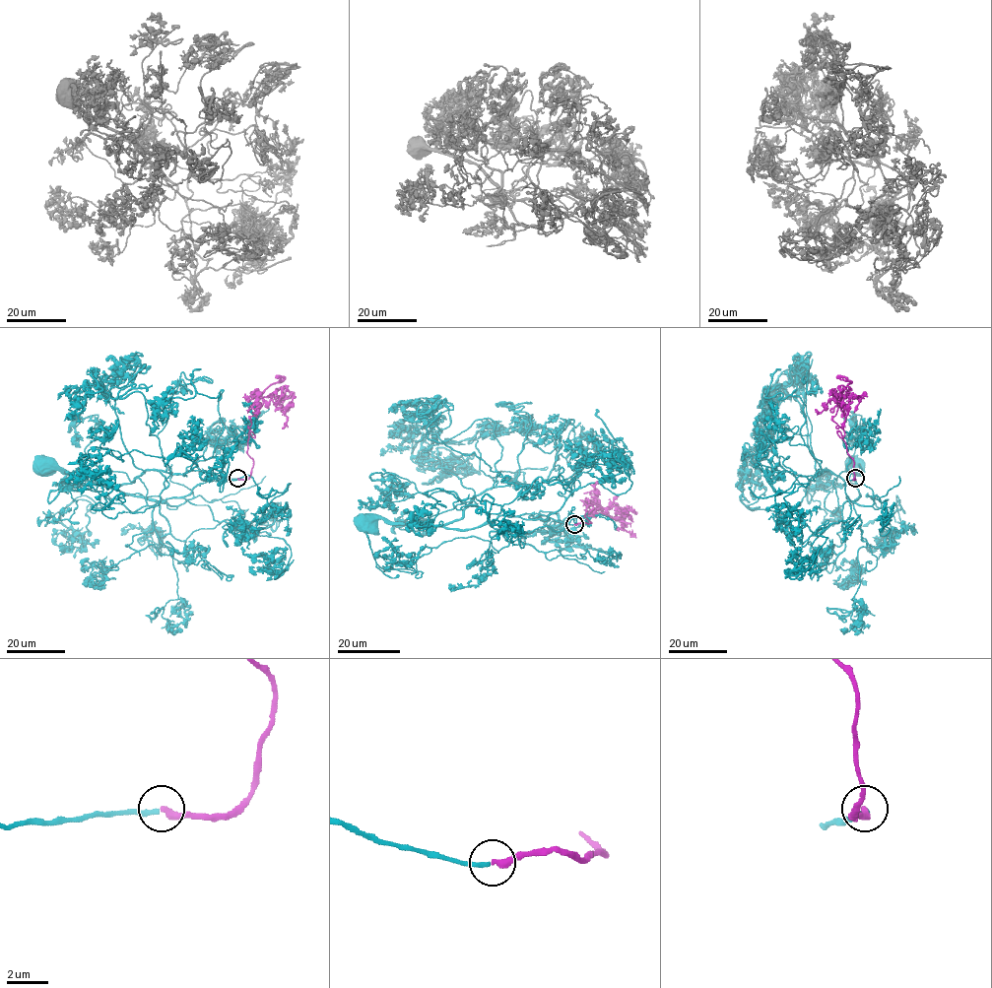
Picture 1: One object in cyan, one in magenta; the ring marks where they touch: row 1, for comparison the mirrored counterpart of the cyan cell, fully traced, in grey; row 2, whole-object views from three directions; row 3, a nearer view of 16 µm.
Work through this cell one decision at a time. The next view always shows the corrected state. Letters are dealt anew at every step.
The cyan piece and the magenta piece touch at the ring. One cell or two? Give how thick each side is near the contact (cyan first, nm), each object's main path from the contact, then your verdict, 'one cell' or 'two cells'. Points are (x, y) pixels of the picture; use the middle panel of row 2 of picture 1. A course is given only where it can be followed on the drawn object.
220 nm thick on the cyan side, 320 nm on the other; cyan runs (573, 524), (545, 515), (522, 513), (499, 515), (480, 525), (461, 529), (389, 524), (380, 518), (367, 525); magenta runs (574, 524), (591, 523), (588, 499), (615, 506), (634, 536); one cell

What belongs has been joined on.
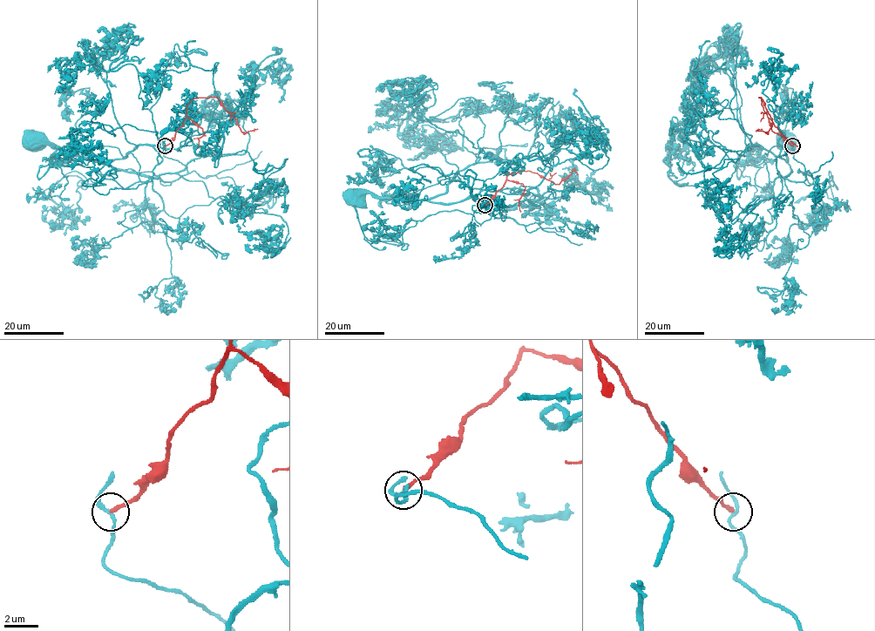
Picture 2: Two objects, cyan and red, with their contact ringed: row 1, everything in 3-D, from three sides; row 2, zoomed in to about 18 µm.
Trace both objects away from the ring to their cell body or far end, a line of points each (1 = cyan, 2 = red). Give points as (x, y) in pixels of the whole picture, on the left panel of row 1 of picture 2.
1: (165, 145), (163, 154), (186, 167), (186, 174), (172, 181), (115, 170), (53, 148), (40, 137), (36, 138)
2: (165, 145), (183, 125), (187, 105), (197, 98), (216, 97), (235, 118), (243, 132), (258, 129)

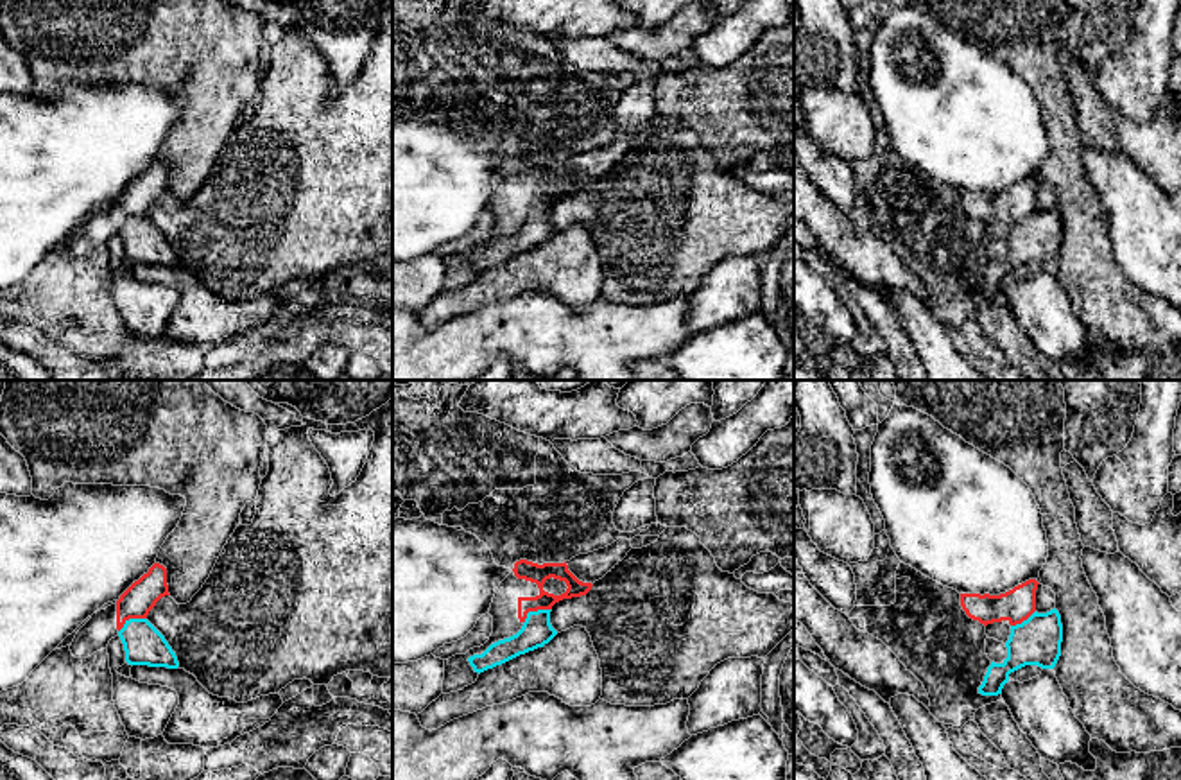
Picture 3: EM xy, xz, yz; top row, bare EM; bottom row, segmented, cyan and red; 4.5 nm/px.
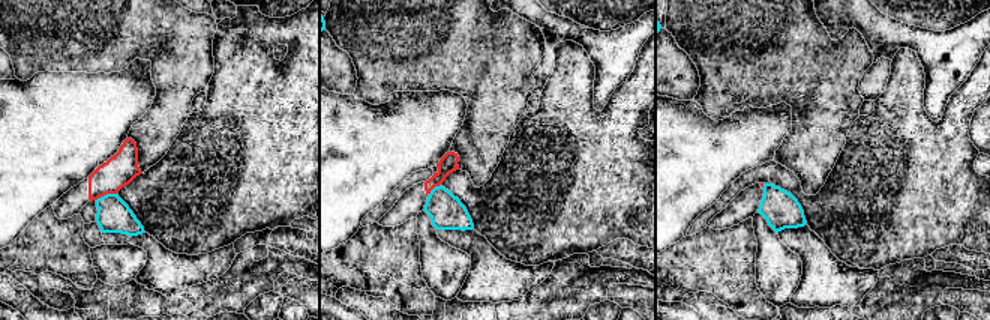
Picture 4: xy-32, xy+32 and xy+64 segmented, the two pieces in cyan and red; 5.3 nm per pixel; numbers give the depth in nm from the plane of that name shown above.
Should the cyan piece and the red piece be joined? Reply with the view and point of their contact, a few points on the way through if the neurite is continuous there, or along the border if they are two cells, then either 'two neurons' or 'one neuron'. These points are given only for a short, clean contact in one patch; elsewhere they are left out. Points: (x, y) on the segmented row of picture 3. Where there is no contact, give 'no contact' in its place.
xz (534, 612) | along xz (551, 608), (529, 612), (524, 623) | two neurons

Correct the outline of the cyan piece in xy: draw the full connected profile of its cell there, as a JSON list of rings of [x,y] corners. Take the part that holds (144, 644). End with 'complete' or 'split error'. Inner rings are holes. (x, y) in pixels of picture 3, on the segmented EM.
[[[129,619],[118,631],[129,665],[177,669],[179,662],[165,637],[147,619]]]; complete

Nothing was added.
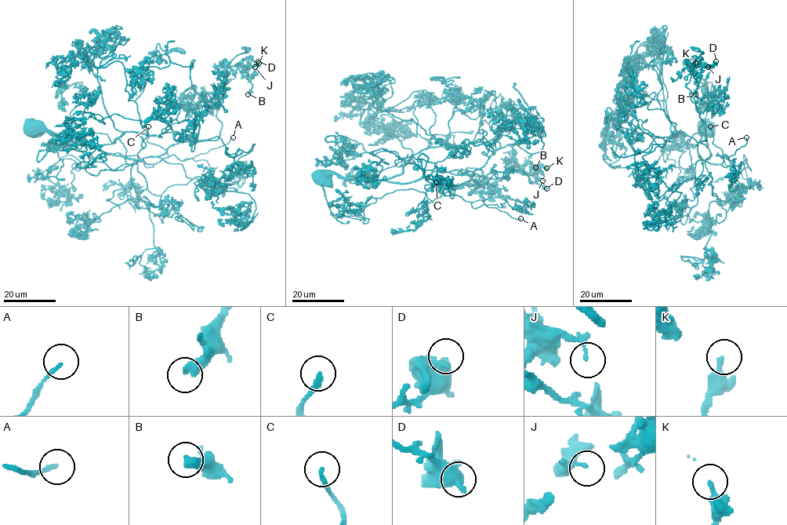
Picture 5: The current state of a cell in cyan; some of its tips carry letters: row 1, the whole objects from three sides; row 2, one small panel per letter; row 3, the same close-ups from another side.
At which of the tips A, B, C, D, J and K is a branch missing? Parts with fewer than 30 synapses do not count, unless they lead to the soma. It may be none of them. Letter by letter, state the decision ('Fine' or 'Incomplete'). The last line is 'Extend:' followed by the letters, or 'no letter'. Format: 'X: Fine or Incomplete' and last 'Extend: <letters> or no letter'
A: Incomplete
B: Fine
C: Incomplete
D: Fine
J: Fine
K: Fine
Extend: A, C

